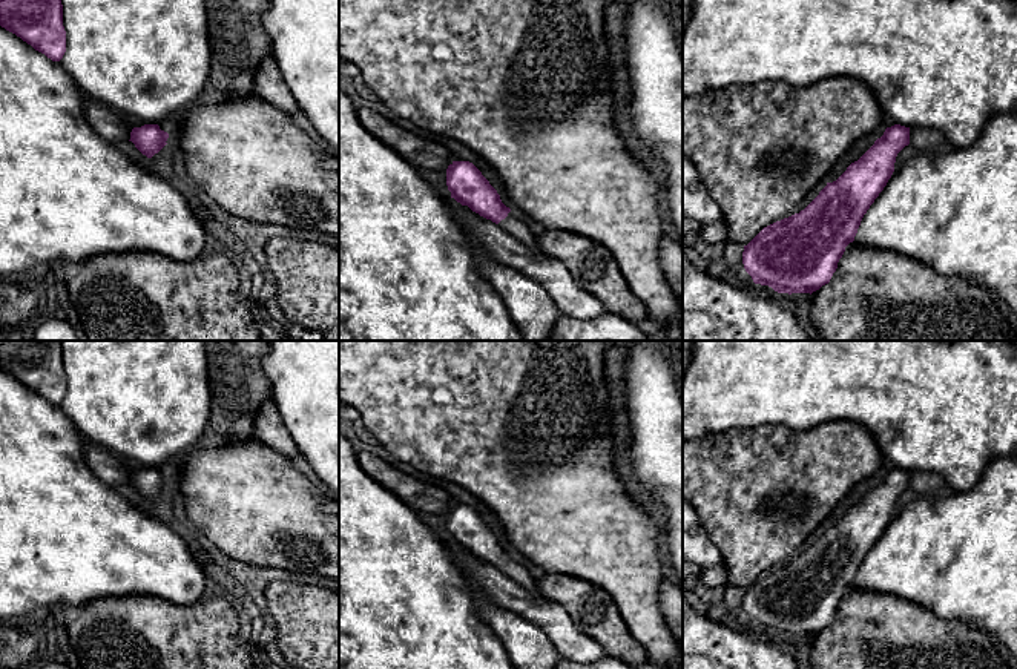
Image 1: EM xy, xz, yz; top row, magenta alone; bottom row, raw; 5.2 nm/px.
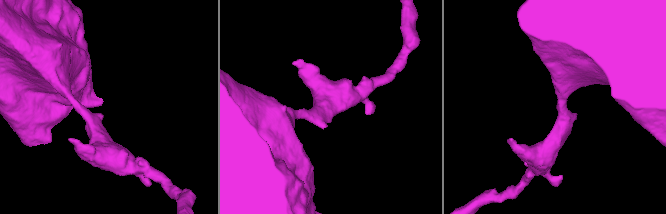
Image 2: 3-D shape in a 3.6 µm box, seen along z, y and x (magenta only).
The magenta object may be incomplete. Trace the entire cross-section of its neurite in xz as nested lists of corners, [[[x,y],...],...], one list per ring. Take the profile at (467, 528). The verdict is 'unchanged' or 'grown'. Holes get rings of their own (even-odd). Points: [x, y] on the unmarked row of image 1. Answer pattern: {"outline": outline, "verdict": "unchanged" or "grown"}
{"outline": [[[453,505],[446,512],[446,529],[457,546],[491,563],[523,589],[540,592],[537,580],[502,546],[497,534],[472,506]]], "verdict": "grown"}

